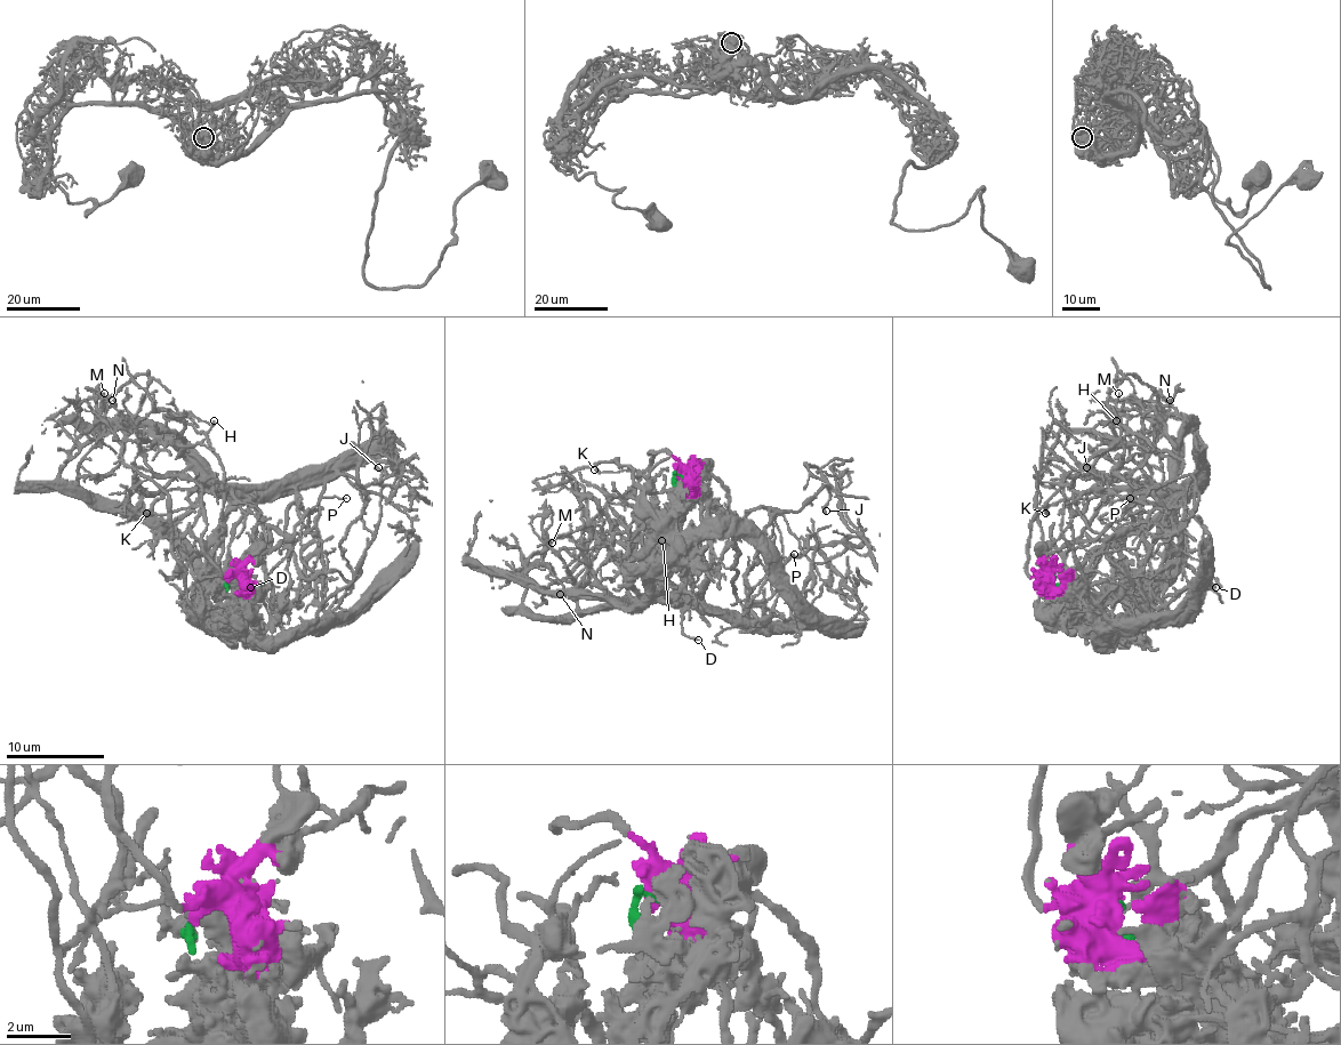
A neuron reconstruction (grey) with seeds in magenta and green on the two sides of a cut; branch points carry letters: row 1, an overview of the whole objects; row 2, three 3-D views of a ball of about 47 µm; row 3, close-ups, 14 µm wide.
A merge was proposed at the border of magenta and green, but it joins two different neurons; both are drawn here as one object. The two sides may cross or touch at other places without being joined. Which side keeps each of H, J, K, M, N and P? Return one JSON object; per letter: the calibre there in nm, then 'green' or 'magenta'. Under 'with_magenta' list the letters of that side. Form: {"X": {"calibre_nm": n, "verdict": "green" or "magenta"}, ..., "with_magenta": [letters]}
{"H": {"calibre_nm": 130, "verdict": "magenta"}, "J": {"calibre_nm": 190, "verdict": "magenta"}, "K": {"calibre_nm": 160, "verdict": "magenta"}, "M": {"calibre_nm": 110, "verdict": "magenta"}, "N": {"calibre_nm": 150, "verdict": "magenta"}, "P": {"calibre_nm": 150, "verdict": "magenta"}, "with_magenta": ["H", "J", "K", "M", "N", "P"]}

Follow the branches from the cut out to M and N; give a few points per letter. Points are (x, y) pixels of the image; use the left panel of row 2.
M: (237, 576), (243, 593), (202, 621), (198, 570), (78, 482), (104, 392)
N: (237, 576), (243, 593), (202, 621), (198, 570), (146, 524), (99, 512), (61, 475), (112, 400)

